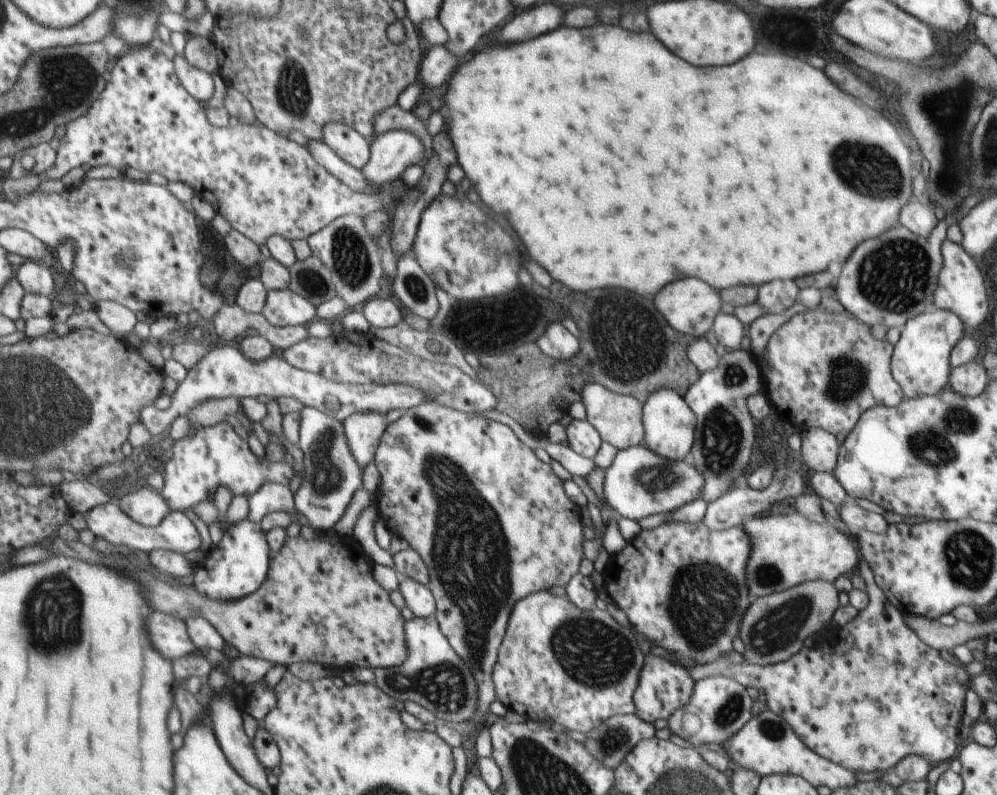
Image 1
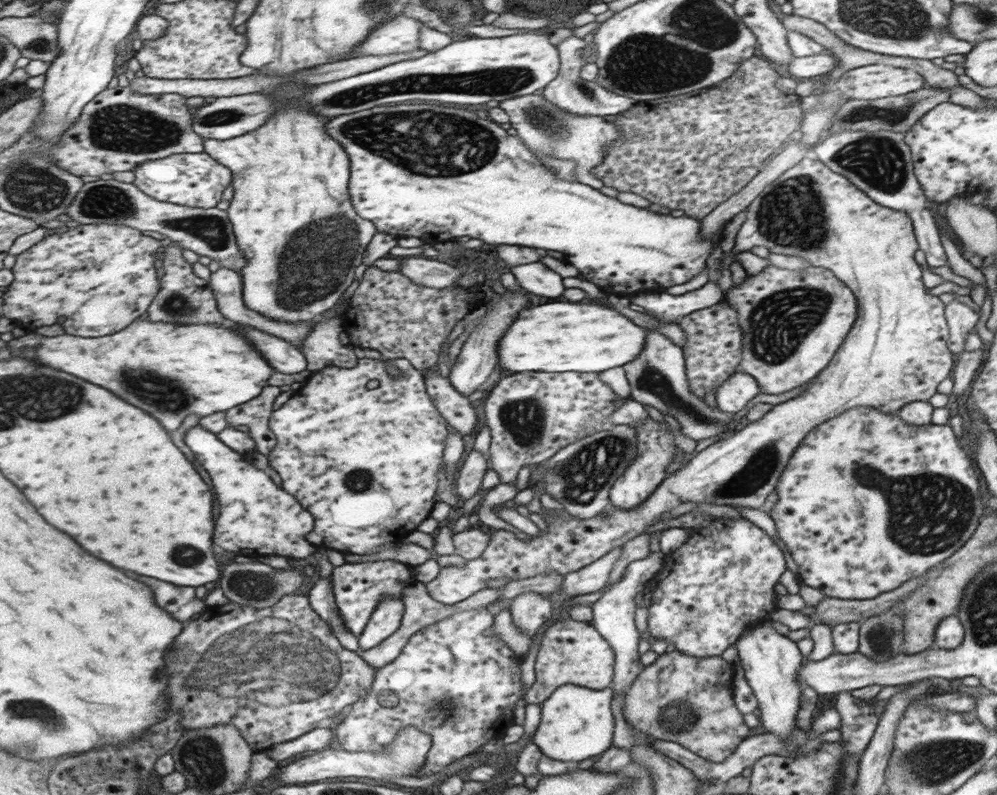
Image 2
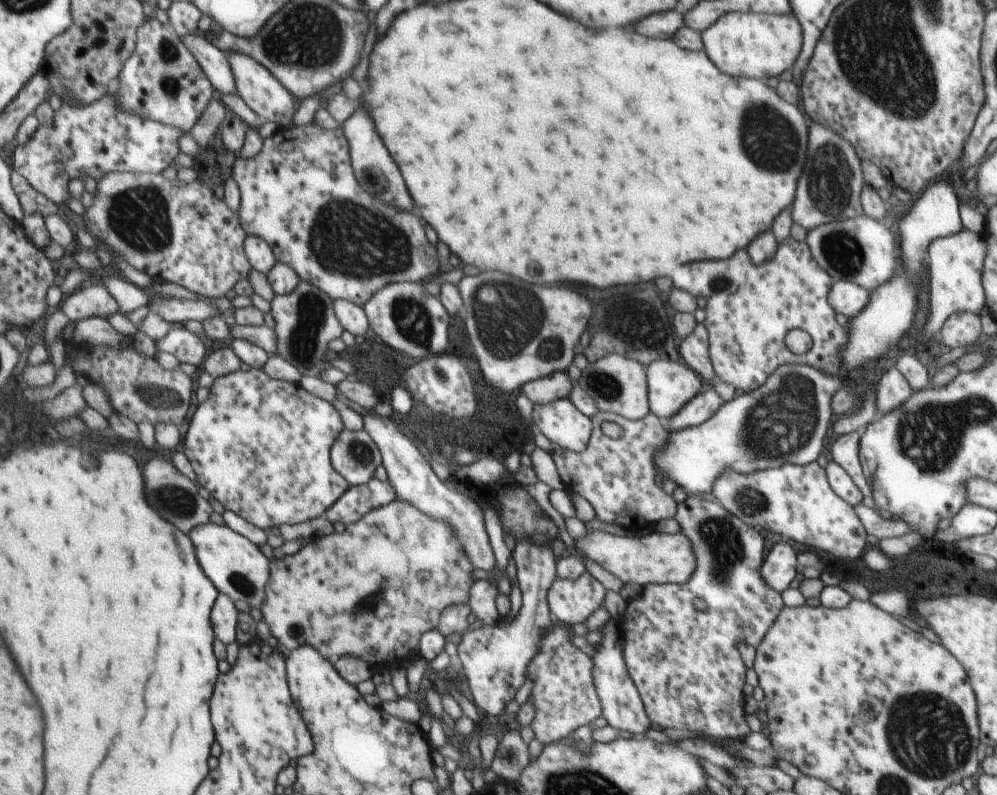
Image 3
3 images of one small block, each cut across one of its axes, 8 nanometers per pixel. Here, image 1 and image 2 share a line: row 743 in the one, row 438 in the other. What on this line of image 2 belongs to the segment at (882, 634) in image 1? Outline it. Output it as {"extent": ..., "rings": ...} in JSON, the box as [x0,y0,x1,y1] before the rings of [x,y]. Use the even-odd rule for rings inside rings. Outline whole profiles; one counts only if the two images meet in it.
{"extent":[769,408,981,600],"rings":[[[849,408],[836,417],[821,422],[816,428],[811,429],[808,436],[797,445],[796,452],[789,457],[789,462],[784,467],[776,482],[777,500],[769,510],[773,520],[777,537],[787,548],[791,560],[797,566],[799,584],[811,586],[819,590],[823,596],[839,598],[841,600],[865,600],[875,598],[882,592],[897,588],[901,583],[911,578],[917,578],[927,572],[937,563],[952,556],[961,545],[965,544],[977,524],[981,514],[981,494],[979,494],[979,480],[975,468],[969,468],[971,460],[965,450],[957,444],[948,424],[913,426],[909,425],[897,414],[885,414],[875,408]]]}

